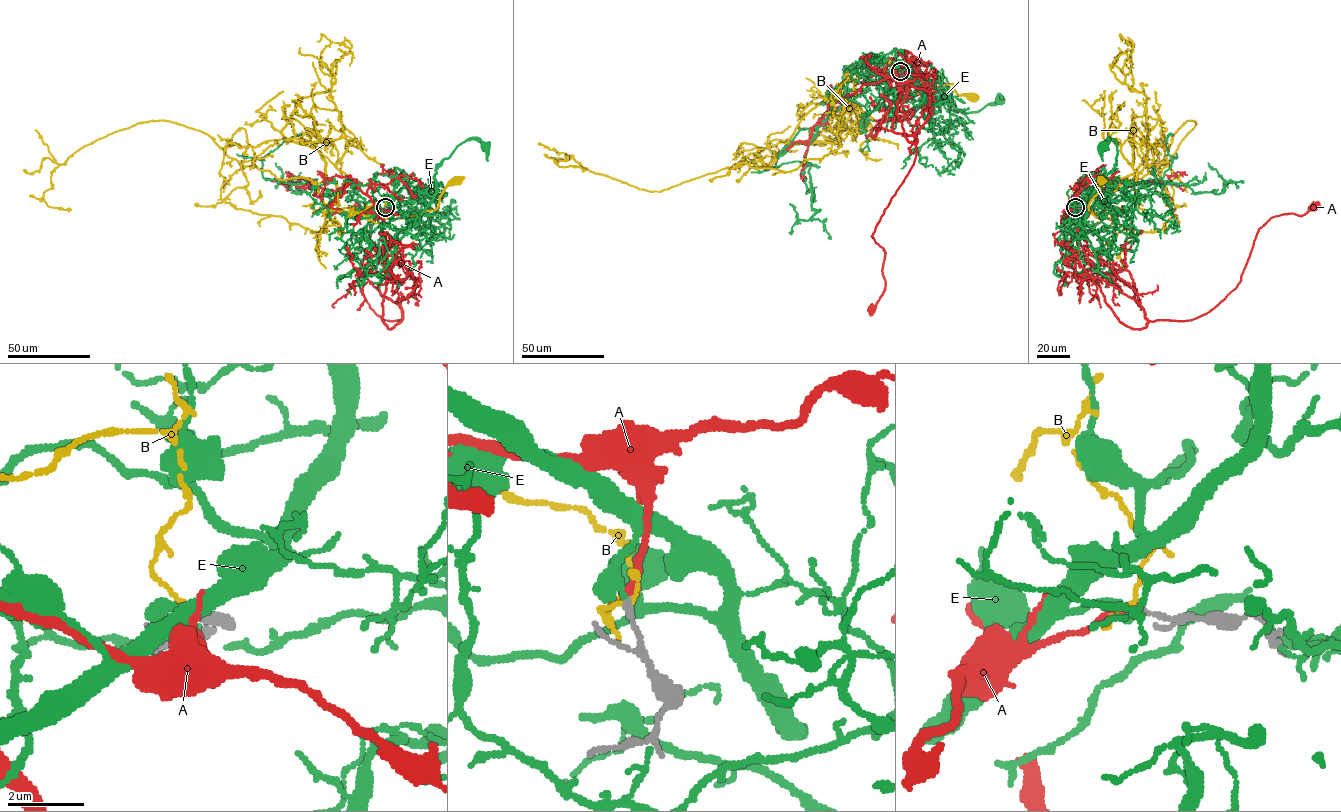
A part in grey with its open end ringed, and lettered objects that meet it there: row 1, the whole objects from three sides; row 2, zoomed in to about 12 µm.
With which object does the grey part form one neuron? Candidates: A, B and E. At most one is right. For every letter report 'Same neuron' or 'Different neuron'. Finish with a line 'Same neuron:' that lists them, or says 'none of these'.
A: Same neuron
B: Different neuron
E: Different neuron
Same neuron: A

